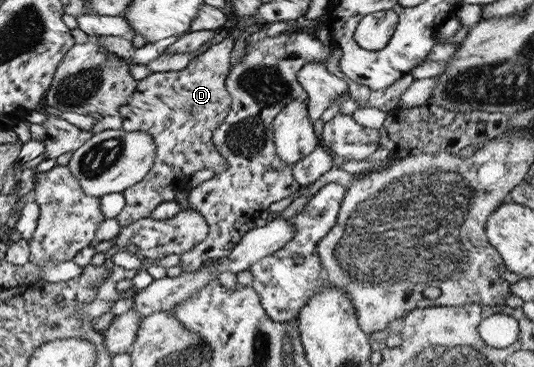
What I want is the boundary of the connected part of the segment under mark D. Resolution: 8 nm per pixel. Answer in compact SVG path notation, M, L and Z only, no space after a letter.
M226 38L196 56L184 70L150 73L138 82L126 106L120 106L123 128L146 131L156 145L156 158L150 173L123 192L126 206L116 217L121 228L148 217L160 202L174 201L176 192L186 187L194 172L208 168L218 176L226 170L228 163L215 147L212 135L231 108L225 82L234 64L233 46L232 38Z

